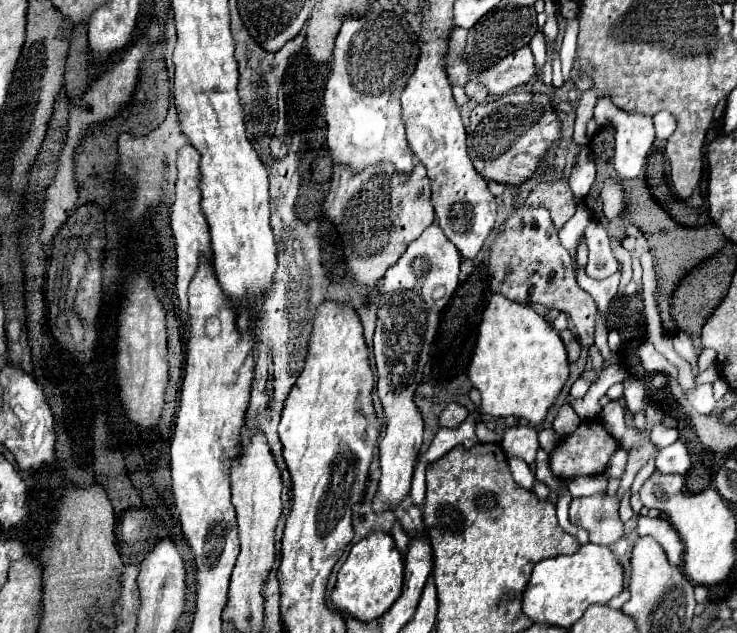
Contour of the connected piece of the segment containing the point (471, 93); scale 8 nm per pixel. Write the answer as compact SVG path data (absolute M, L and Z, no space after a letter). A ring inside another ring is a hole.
M468 82L466 84L466 96L470 98L470 102L476 102L476 104L480 104L480 102L484 102L486 100L486 96L488 96L488 92L486 92L486 88L484 86L480 86L480 84L476 84L476 82Z

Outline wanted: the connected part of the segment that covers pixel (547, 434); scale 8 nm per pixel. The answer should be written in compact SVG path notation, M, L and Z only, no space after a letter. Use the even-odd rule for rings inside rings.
M546 428L546 430L540 430L540 432L538 432L538 440L540 440L540 446L542 446L546 452L550 452L550 450L558 444L560 436L558 436L552 428Z

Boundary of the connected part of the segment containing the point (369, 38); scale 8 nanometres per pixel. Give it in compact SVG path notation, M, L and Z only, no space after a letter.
M374 10L362 18L346 18L334 48L334 64L324 90L324 108L328 124L328 150L336 166L344 166L352 172L362 172L368 166L390 162L402 174L412 172L412 152L406 144L404 124L400 120L400 92L406 86L408 76L418 64L420 38L410 28L410 24L396 12Z

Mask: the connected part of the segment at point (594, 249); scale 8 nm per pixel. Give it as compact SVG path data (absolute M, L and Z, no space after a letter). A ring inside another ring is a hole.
M594 222L586 228L586 240L588 240L588 264L586 272L592 278L606 278L614 272L618 272L620 264L610 252L610 238L602 224Z

